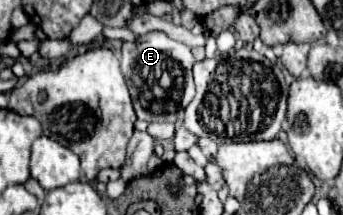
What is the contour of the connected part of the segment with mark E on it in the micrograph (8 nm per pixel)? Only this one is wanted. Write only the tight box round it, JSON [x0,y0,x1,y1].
[121,32,191,122]

